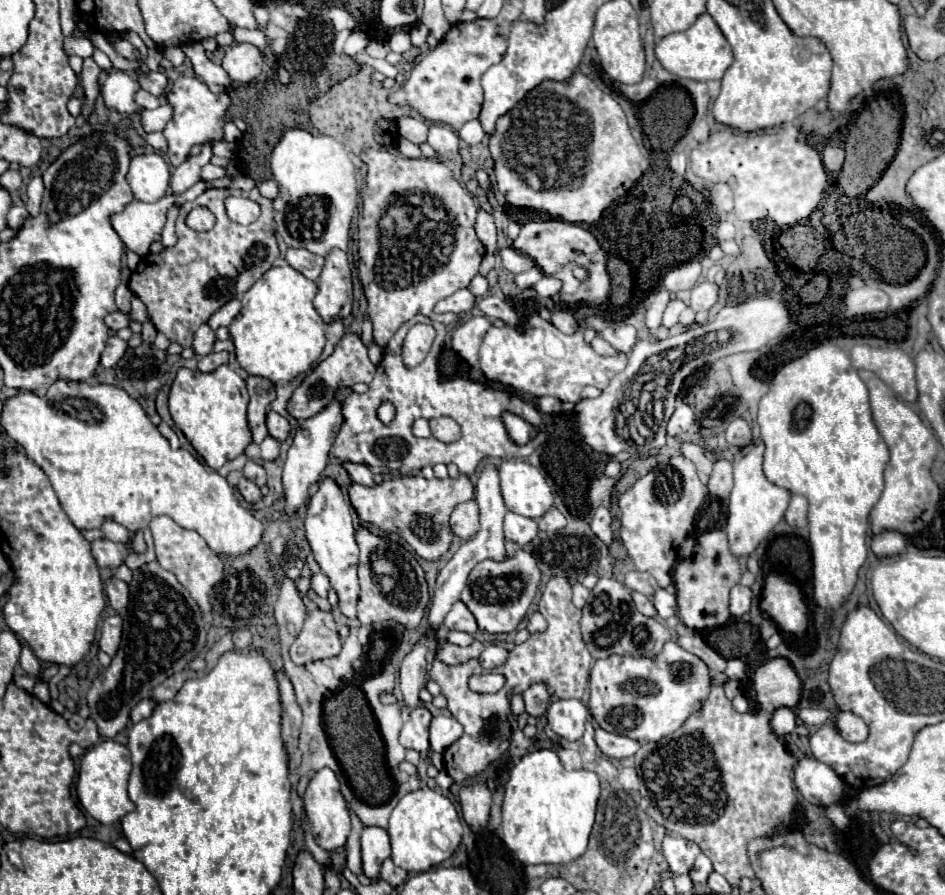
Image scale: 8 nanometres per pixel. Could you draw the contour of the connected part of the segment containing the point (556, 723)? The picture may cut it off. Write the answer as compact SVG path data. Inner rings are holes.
M570 698L570 700L554 700L548 706L548 724L550 728L566 738L566 740L578 740L584 734L584 724L588 720L588 708L582 704L582 700Z

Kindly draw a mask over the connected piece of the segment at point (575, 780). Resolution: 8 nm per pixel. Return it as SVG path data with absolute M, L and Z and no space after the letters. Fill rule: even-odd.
M552 750L526 754L512 770L502 802L502 840L524 864L570 864L588 846L600 796L598 776L590 770L564 770Z

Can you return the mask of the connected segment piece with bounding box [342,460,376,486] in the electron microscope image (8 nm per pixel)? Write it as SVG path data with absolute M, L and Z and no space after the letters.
M344 462L342 464L344 470L350 474L352 482L358 482L358 484L364 484L364 486L374 486L376 480L374 480L374 474L364 466L364 464L356 464L356 462Z

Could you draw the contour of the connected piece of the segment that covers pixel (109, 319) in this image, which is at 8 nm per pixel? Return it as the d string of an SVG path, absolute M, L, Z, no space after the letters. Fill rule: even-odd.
M112 312L112 314L108 314L106 318L104 318L104 322L106 322L106 326L110 328L110 330L120 330L120 328L126 328L128 324L130 324L130 320L128 320L128 316L126 314L122 314L122 312Z

